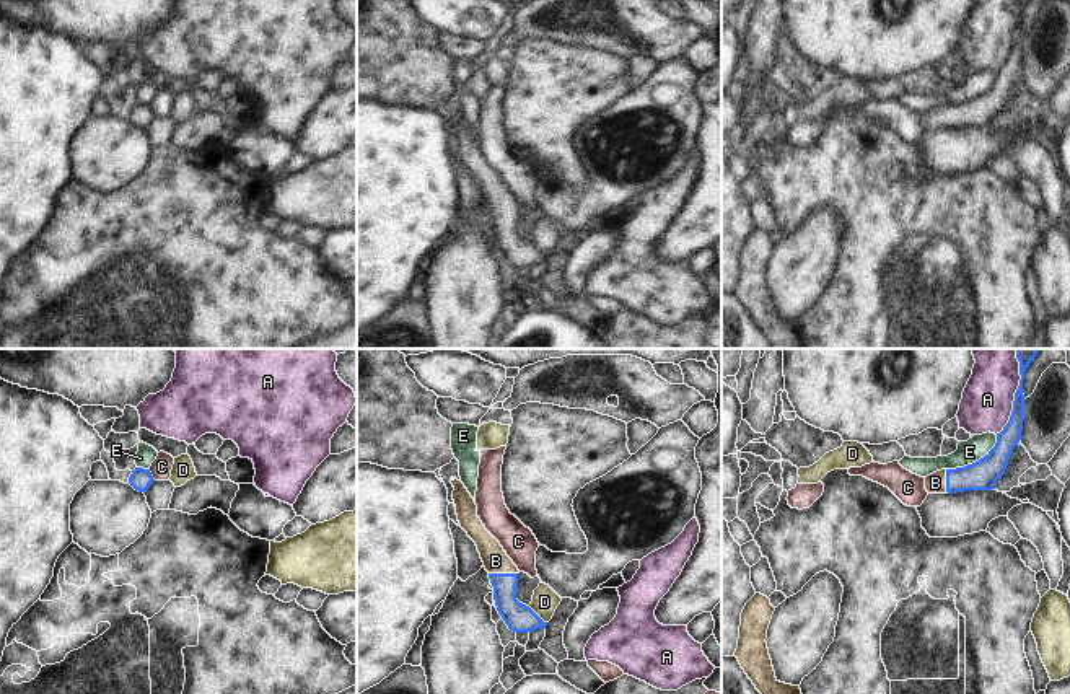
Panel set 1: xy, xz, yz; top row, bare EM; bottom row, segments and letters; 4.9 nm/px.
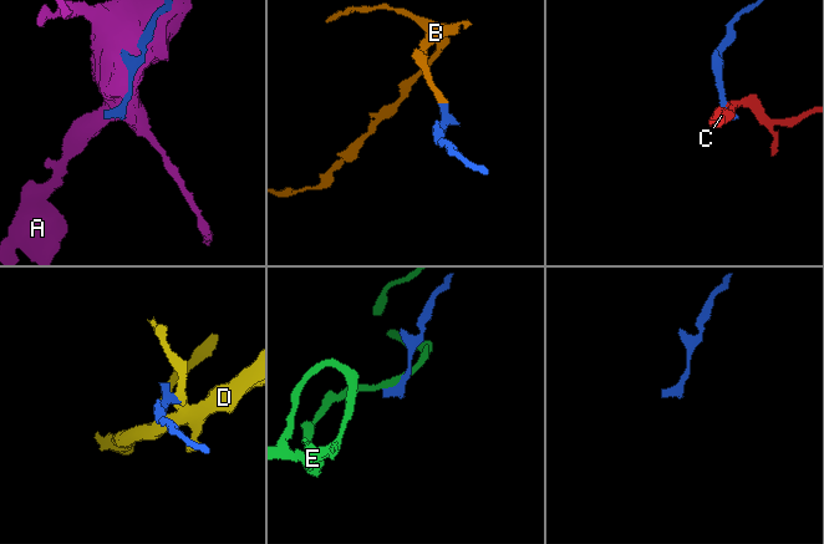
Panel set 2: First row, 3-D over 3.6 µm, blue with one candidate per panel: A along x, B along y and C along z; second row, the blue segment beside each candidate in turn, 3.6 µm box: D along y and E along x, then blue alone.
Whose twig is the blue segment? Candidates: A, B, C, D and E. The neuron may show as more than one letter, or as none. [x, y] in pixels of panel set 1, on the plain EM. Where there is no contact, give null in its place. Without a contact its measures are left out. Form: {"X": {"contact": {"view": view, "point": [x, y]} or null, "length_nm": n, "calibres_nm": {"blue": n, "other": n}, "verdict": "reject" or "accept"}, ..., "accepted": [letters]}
{"A": {"contact": {"view": "yz", "point": [1013, 36]}, "length_nm": 360, "calibres_nm": {"blue": 100, "other": 260}, "verdict": "reject"}, "B": {"contact": {"view": "xz", "point": [504, 209]}, "length_nm": 140, "calibres_nm": {"blue": 140, "other": 130}, "verdict": "accept"}, "C": {"contact": {"view": "xy", "point": [150, 109]}, "length_nm": 70, "calibres_nm": {"blue": 110, "other": 100}, "verdict": "reject"}, "D": {"contact": {"view": "xz", "point": [536, 250]}, "length_nm": 130, "calibres_nm": {"blue": 140, "other": 130}, "verdict": "reject"}, "E": {"contact": {"view": "yz", "point": [976, 96]}, "length_nm": 300, "calibres_nm": {"blue": 150, "other": 120}, "verdict": "reject"}, "accepted": ["B"]}

